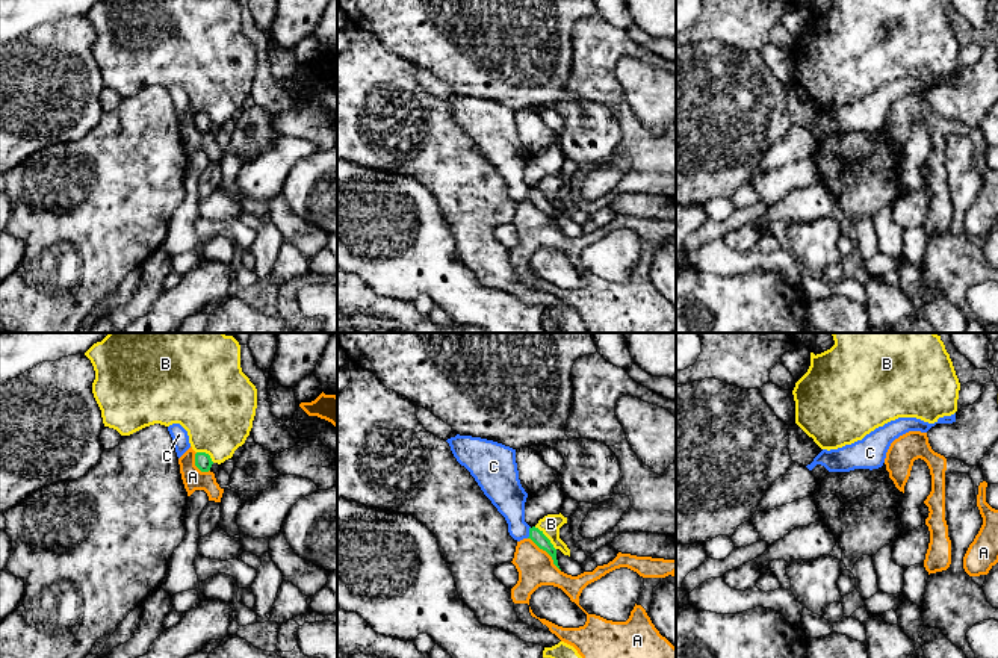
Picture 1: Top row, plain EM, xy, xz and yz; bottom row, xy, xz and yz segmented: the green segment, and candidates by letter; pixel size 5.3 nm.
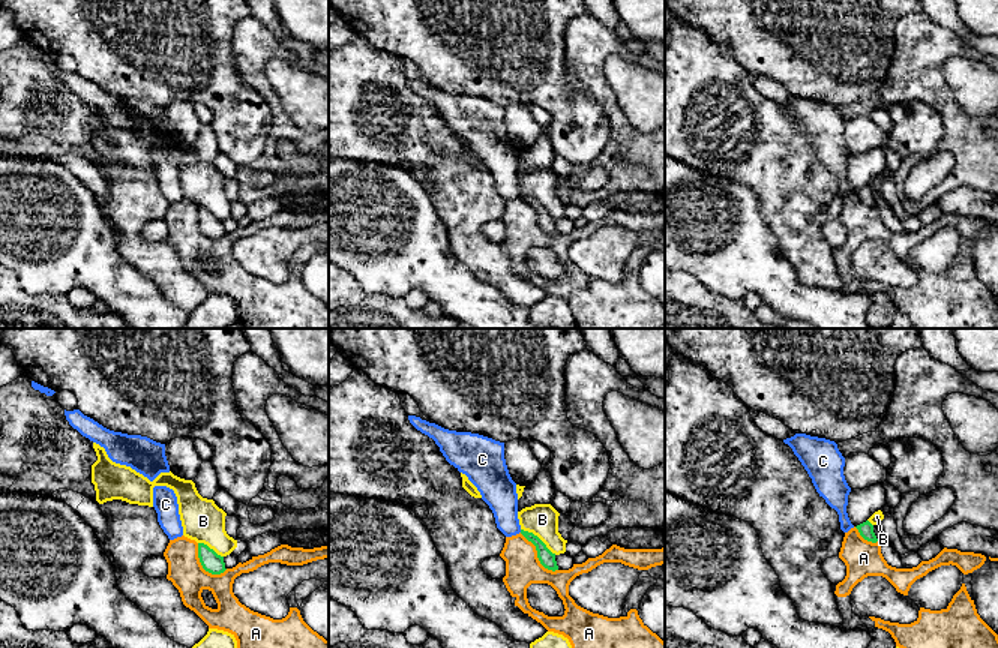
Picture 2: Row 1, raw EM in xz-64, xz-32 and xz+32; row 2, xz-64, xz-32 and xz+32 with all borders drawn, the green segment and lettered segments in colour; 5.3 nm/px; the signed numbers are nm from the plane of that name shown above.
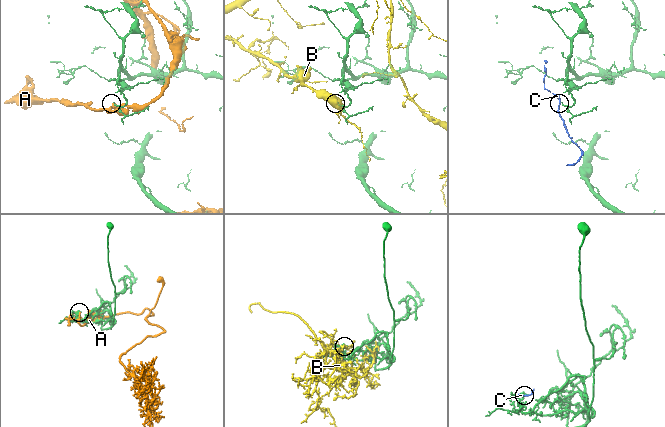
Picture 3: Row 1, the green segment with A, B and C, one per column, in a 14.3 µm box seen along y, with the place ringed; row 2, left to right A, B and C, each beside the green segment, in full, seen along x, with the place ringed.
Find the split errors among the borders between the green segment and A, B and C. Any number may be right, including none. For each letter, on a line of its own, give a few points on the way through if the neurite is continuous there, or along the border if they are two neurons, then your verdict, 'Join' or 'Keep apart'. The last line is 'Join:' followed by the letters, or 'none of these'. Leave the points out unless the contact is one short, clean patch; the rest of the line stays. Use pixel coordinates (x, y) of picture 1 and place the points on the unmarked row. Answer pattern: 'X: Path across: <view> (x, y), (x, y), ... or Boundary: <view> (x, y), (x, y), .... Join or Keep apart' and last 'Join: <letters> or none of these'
A: Keep apart
B: Keep apart
C: Boundary: xz (529, 188), (526, 198). Keep apart
Join: none of these

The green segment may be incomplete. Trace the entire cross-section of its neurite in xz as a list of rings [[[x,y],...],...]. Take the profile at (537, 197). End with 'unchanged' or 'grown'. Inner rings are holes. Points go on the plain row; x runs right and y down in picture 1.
[[[532,188],[529,189],[529,198],[540,210],[546,212],[552,221],[553,225],[559,230],[558,221],[556,221],[556,210],[550,204],[550,201],[540,192],[538,189]]] | unchanged

